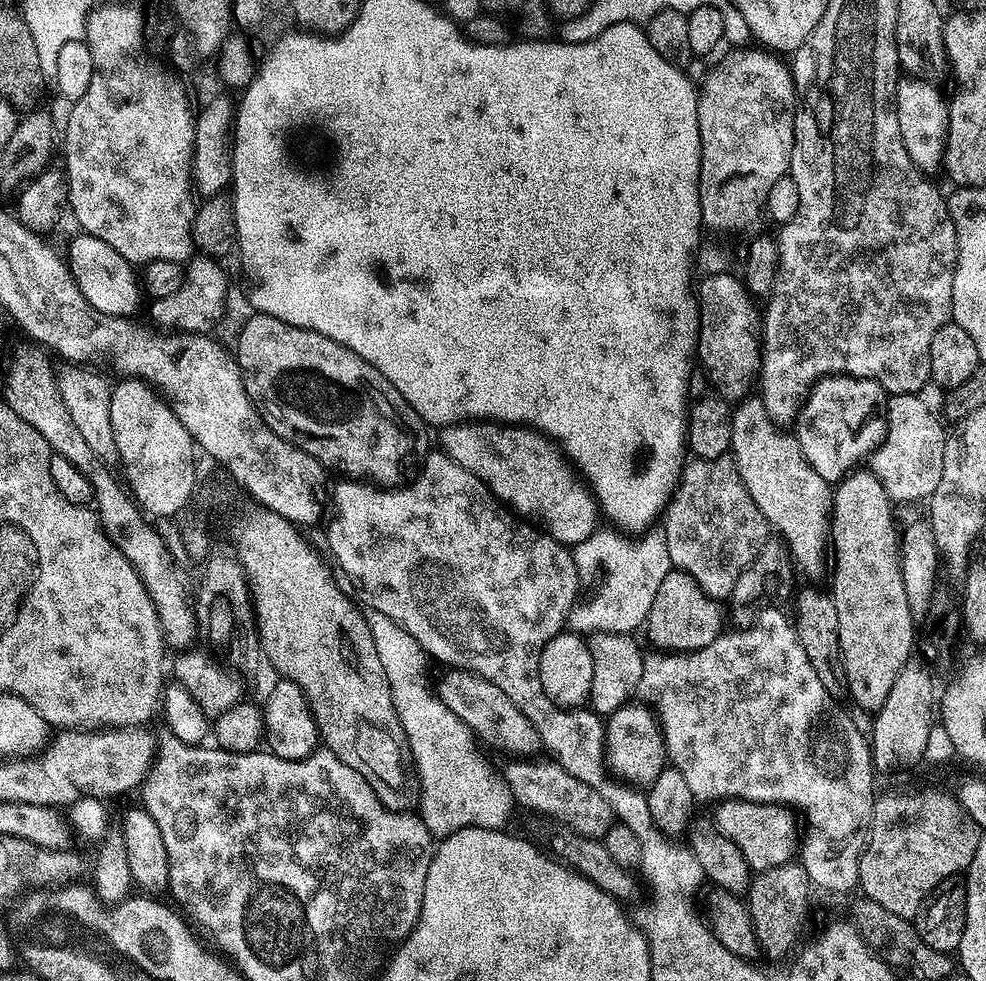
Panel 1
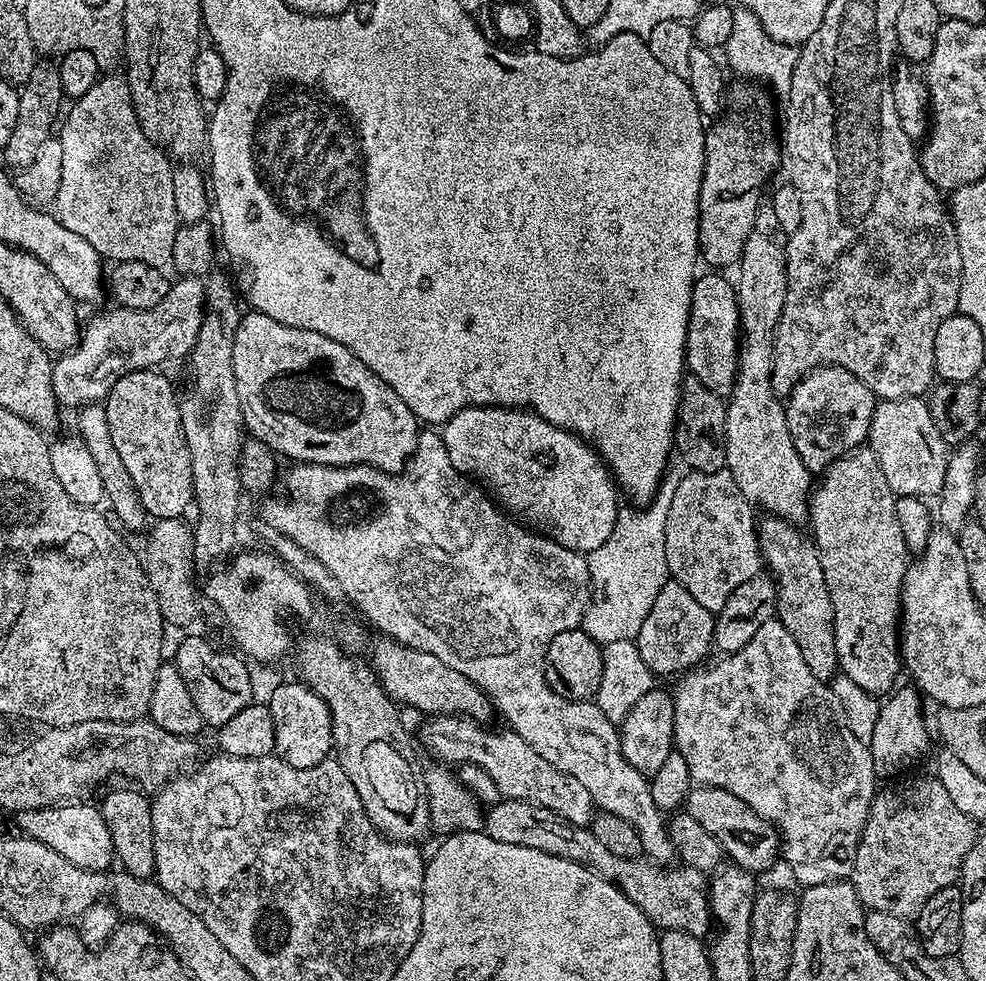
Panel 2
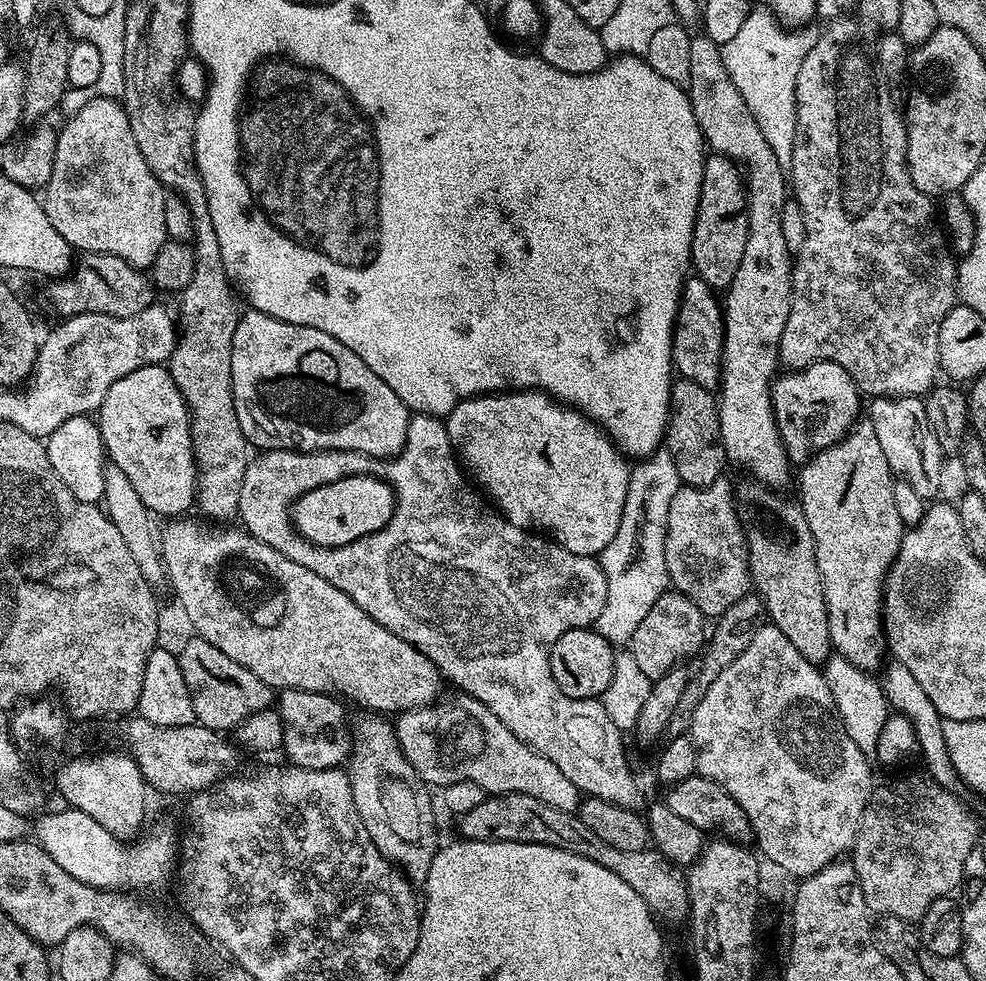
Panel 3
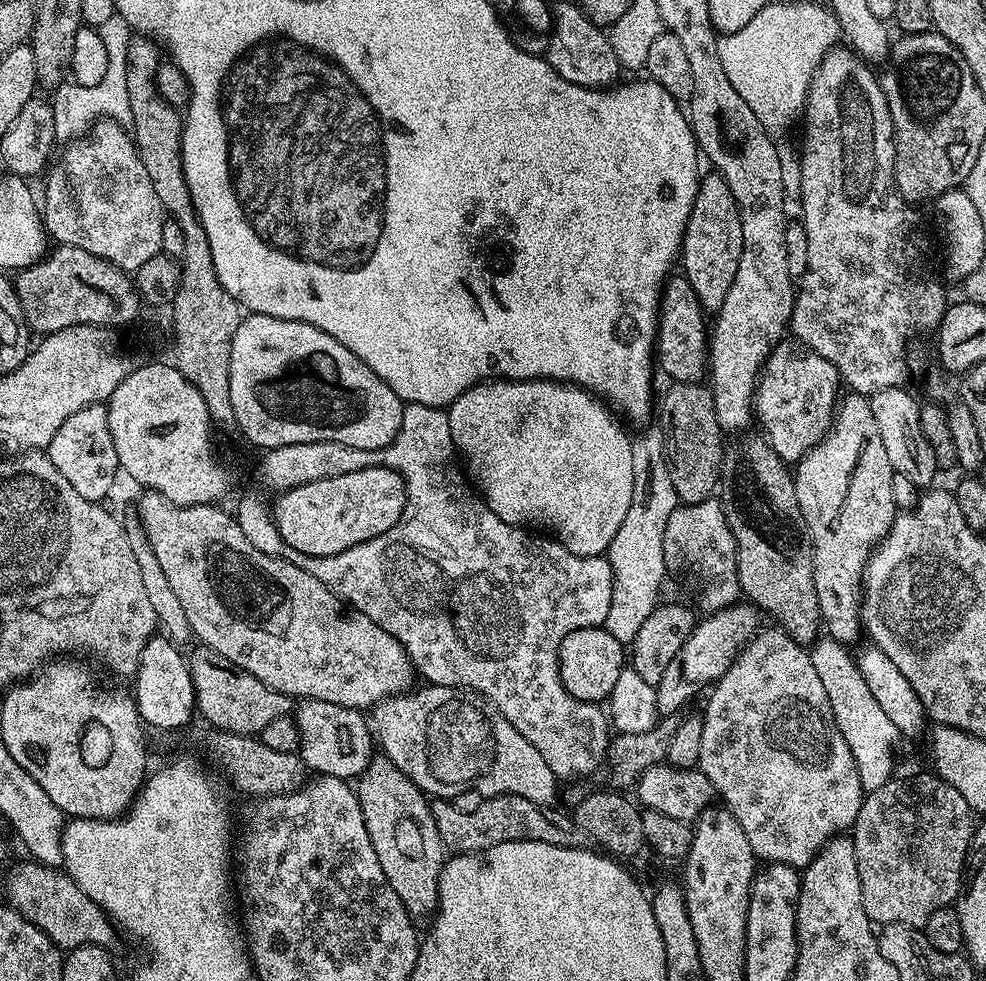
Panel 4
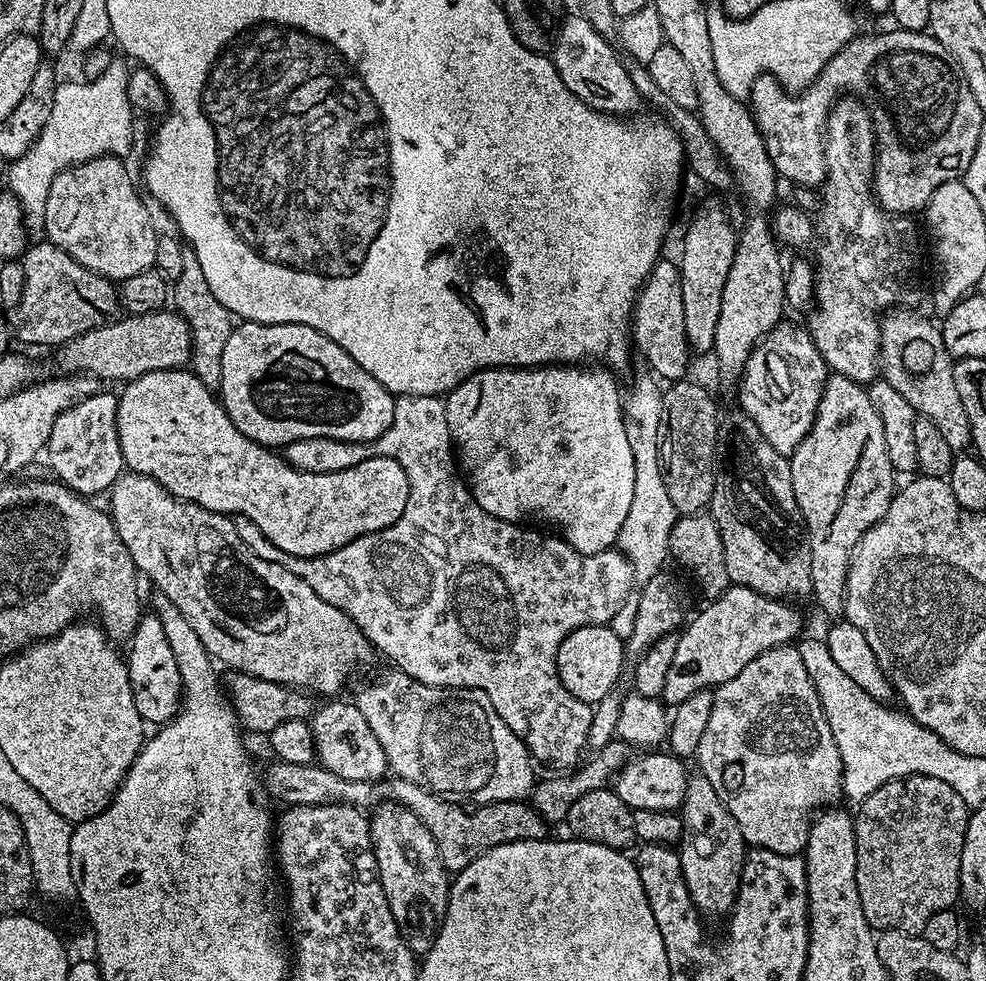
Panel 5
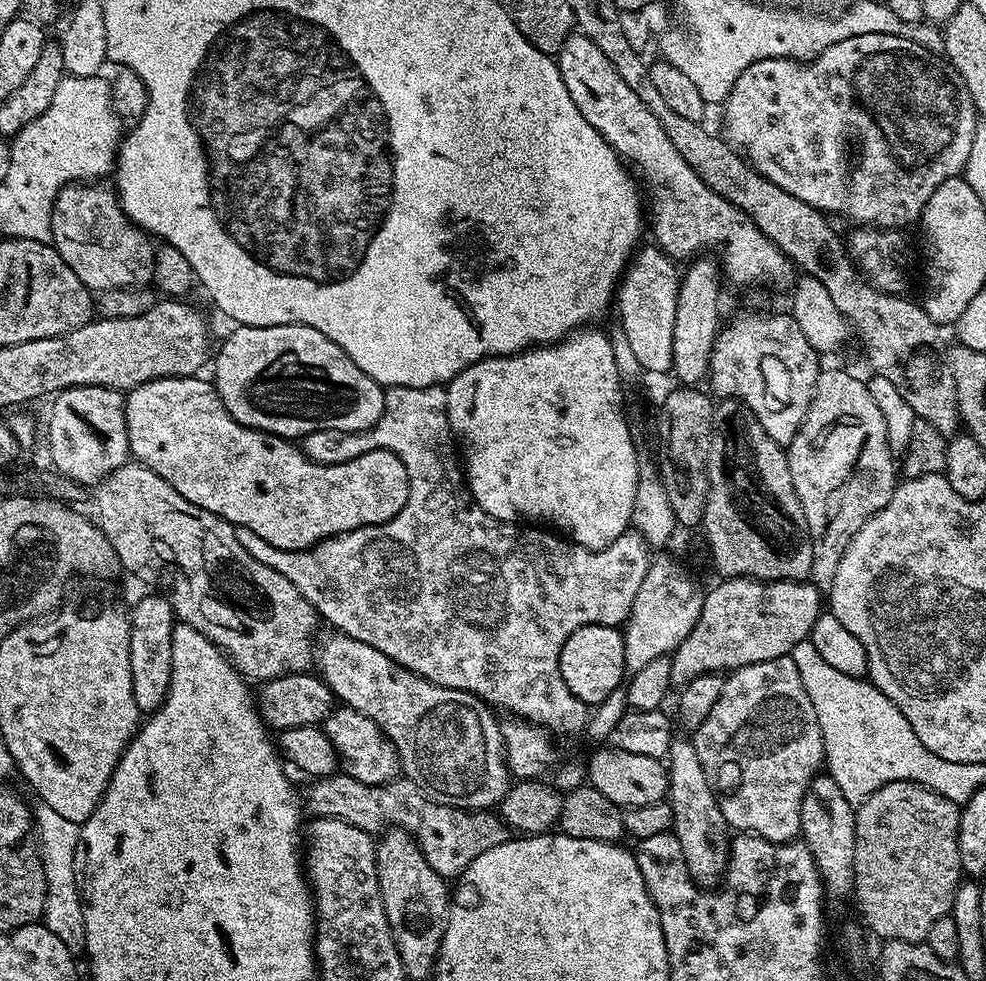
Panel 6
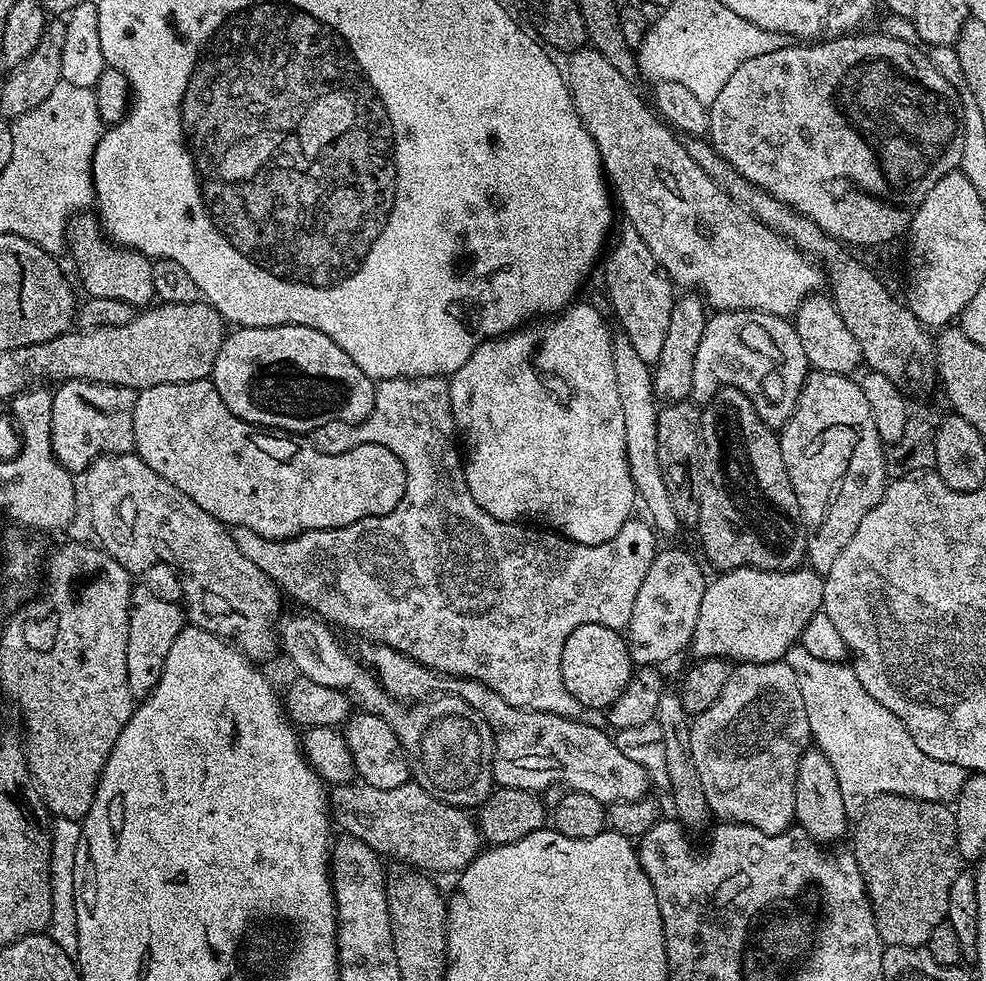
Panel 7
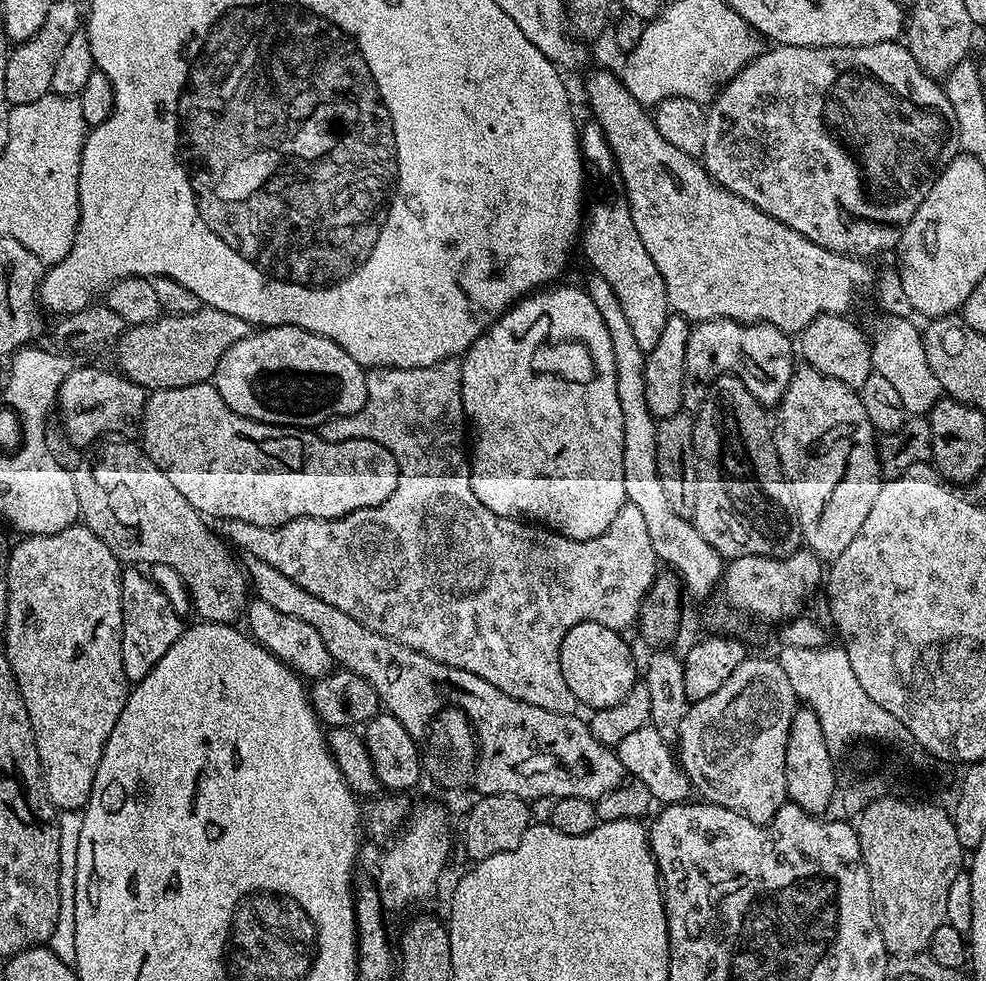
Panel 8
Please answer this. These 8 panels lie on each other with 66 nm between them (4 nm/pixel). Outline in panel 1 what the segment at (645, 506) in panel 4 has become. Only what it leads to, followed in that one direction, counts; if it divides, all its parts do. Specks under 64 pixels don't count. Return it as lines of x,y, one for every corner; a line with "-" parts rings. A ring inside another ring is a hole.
652,528
641,534
604,531
597,531
595,536
571,549
580,574
582,599
572,609
570,624
580,634
632,634
637,631
635,628
641,629
647,623
662,579
673,569
665,532
662,528

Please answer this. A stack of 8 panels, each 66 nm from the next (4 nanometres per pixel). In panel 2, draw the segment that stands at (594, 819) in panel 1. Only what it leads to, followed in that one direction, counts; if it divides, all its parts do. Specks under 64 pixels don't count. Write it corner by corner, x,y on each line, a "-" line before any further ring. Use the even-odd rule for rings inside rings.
432,716
423,725
424,744
432,751
432,756
444,766
452,764
473,764
481,768
492,779
501,797
521,800
554,810
566,822
574,826
589,827
598,809
587,790
570,774
562,774
558,766
550,766
542,754
538,754
522,738
511,730
491,732
483,723
470,720
466,716

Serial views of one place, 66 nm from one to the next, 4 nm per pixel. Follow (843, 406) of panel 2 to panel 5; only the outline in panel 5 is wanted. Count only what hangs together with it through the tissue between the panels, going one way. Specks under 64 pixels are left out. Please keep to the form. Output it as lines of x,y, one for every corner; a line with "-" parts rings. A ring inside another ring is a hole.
788,323
775,324
765,334
763,341
753,348
744,367
744,375
738,381
738,389
740,388
739,407
758,426
758,430
762,430
766,442
770,442
770,446
774,446
778,454
791,457
792,452
798,450
802,438
806,438
806,434
814,426
816,411
822,402
822,394
830,369
828,363
822,358
818,346
814,346
807,327
800,325
799,328
796,324

